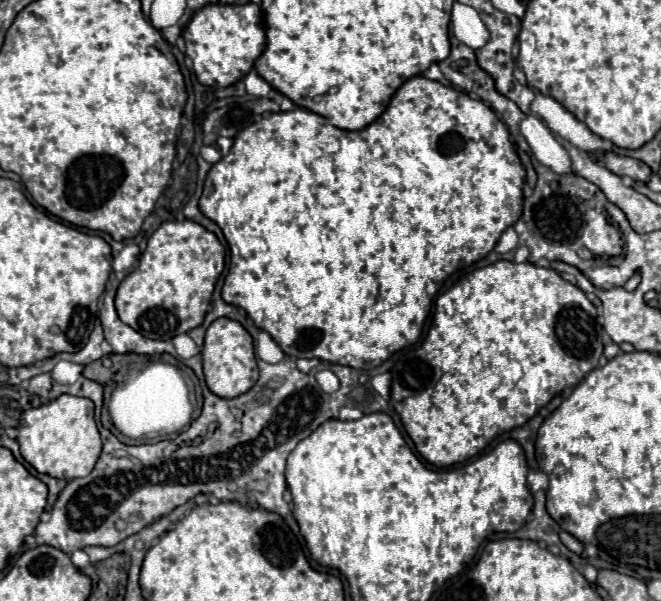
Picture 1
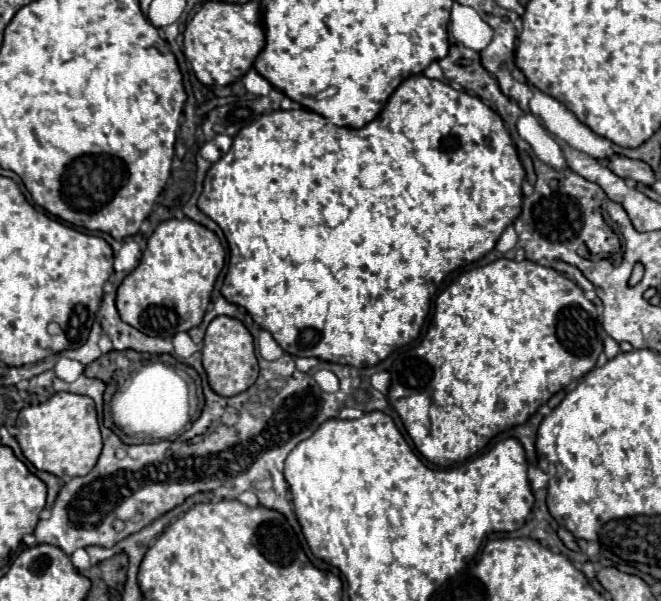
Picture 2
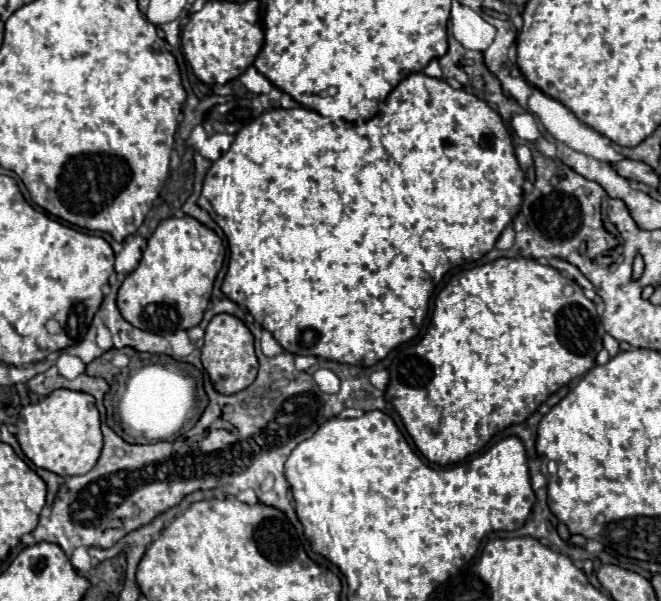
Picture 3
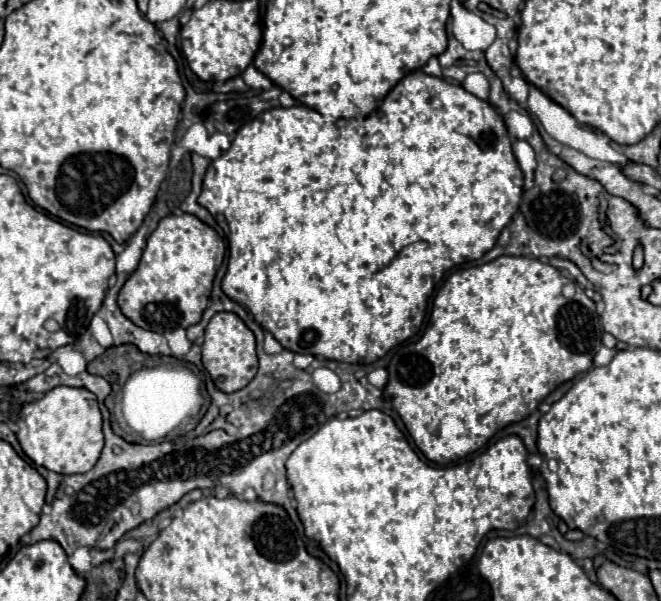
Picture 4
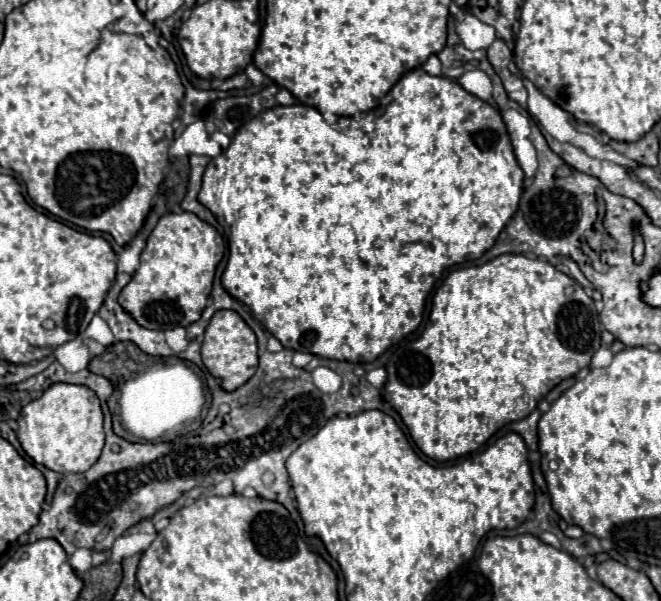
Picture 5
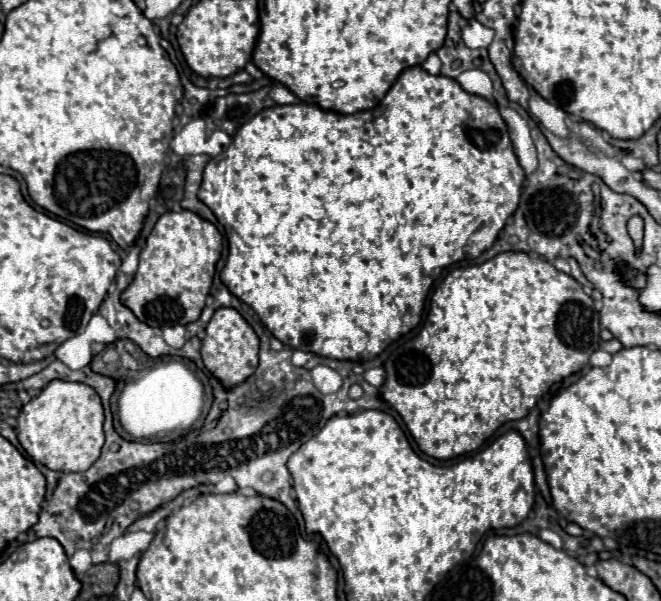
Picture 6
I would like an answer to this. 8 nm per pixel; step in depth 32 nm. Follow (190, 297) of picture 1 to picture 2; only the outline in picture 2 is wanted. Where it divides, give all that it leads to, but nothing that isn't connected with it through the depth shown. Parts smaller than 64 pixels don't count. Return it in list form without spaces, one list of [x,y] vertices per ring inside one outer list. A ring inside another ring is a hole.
[[[190,218],[162,222],[148,238],[140,264],[118,288],[116,308],[120,318],[146,336],[172,338],[178,332],[188,332],[204,318],[224,258],[220,238],[202,224]]]

